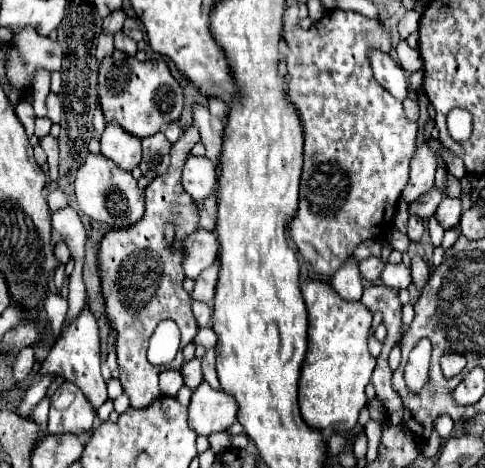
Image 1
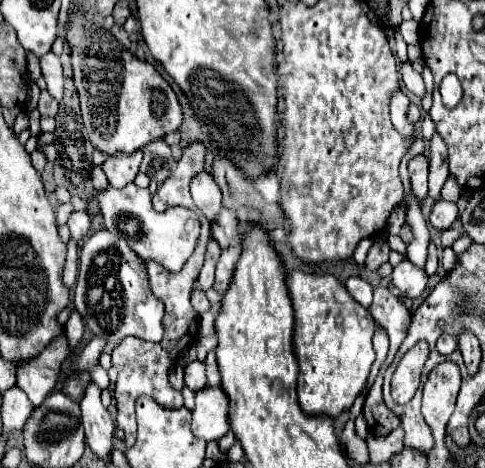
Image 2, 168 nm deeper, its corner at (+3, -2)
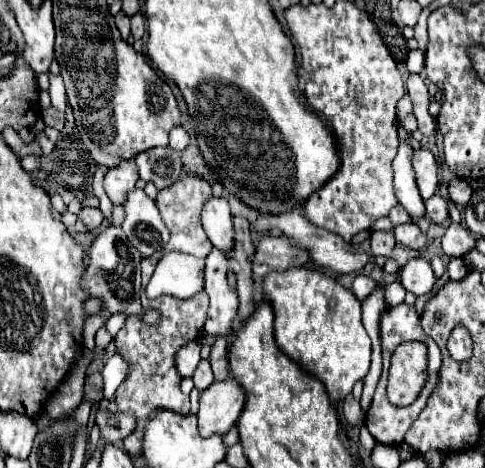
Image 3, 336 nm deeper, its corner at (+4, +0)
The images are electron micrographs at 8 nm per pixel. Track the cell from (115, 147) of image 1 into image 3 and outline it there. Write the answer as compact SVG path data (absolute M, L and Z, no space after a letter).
M125 159L119 167L111 167L105 175L105 193L109 199L117 205L125 201L125 195L135 187L139 175L137 175L137 165L133 159Z

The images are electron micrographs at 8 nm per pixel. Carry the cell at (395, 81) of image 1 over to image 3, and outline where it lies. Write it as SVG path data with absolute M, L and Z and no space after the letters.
M399 127L399 147L397 157L393 159L393 185L395 185L395 197L401 207L409 213L411 221L417 221L425 217L425 203L415 187L415 173L411 167L413 147L409 145L409 133Z

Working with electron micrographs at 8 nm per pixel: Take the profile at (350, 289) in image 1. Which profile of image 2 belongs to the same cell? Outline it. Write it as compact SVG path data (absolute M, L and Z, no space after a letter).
M356 275L348 277L346 289L348 289L348 293L350 293L360 305L364 305L366 309L372 305L372 285L370 285L368 281L364 281L362 277L356 277Z

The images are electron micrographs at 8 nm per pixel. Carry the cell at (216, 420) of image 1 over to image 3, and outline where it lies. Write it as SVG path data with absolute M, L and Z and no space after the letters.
M215 381L211 387L201 391L199 399L199 435L225 435L237 421L245 405L243 389L233 381Z

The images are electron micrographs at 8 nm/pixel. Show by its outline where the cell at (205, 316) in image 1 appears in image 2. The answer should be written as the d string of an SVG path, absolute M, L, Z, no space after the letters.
M194 289L194 291L192 291L192 307L194 307L200 315L210 309L210 303L208 303L206 293L204 293L202 289Z

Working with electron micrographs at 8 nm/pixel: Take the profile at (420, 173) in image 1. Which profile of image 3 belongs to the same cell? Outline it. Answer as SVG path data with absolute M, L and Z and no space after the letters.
M417 149L413 153L413 169L415 169L419 193L423 201L427 201L437 191L437 183L439 183L439 177L437 177L439 169L437 169L437 161L433 153L427 149Z

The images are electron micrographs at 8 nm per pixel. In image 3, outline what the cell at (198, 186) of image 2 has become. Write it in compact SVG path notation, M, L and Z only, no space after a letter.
M211 197L203 205L203 213L201 213L203 229L205 229L207 237L211 239L211 243L221 251L229 251L235 241L231 219L233 219L233 215L223 197Z

